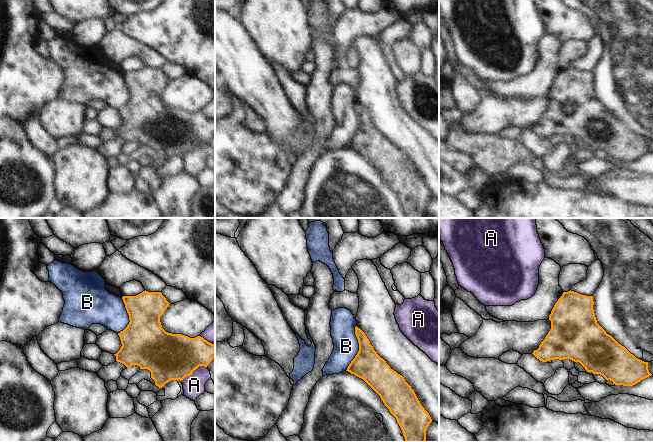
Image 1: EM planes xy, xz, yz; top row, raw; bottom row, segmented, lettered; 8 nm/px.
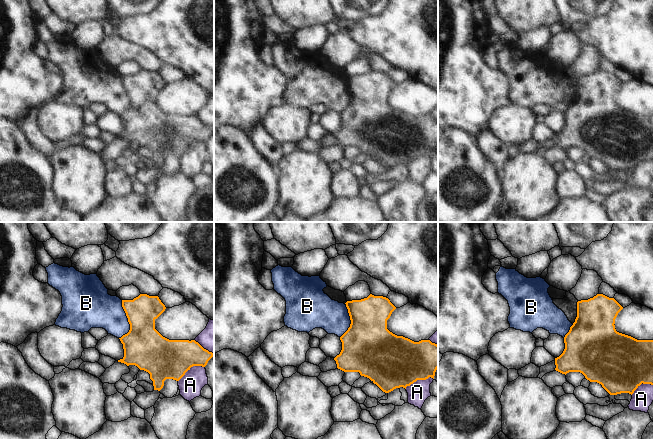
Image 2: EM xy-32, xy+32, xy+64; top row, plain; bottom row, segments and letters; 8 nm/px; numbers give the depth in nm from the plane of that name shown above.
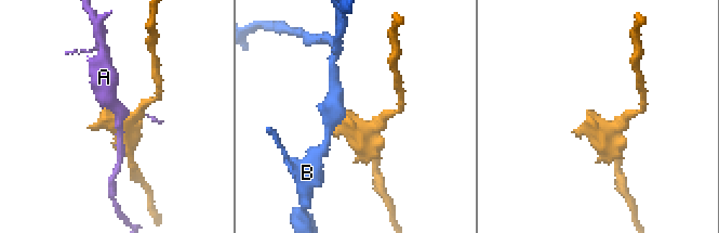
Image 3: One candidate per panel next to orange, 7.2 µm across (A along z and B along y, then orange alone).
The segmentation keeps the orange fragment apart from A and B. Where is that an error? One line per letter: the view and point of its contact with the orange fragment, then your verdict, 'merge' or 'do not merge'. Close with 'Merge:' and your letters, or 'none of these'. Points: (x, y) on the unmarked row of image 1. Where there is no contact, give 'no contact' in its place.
A: xy (193, 146) | do not merge
B: xz (359, 124) | do not merge
Merge: none of these

